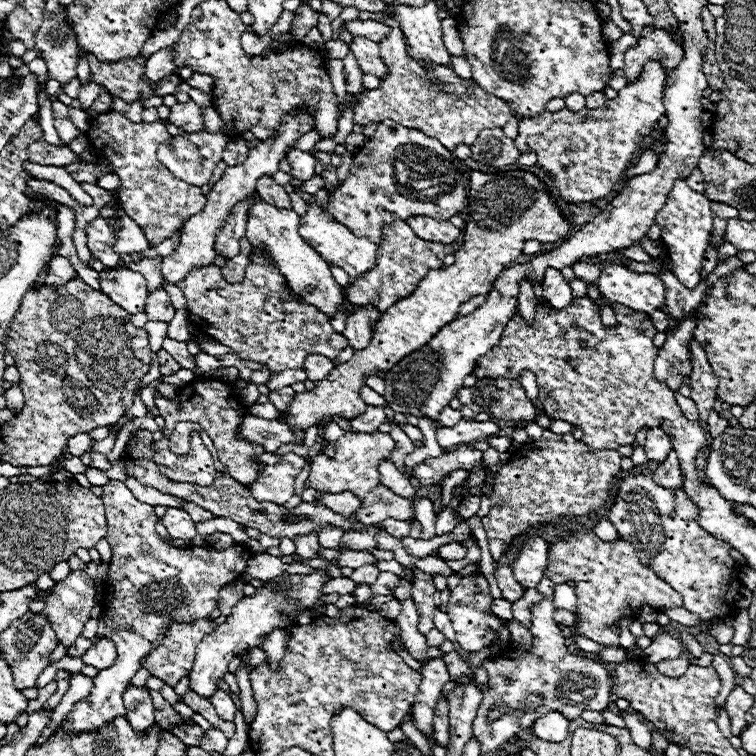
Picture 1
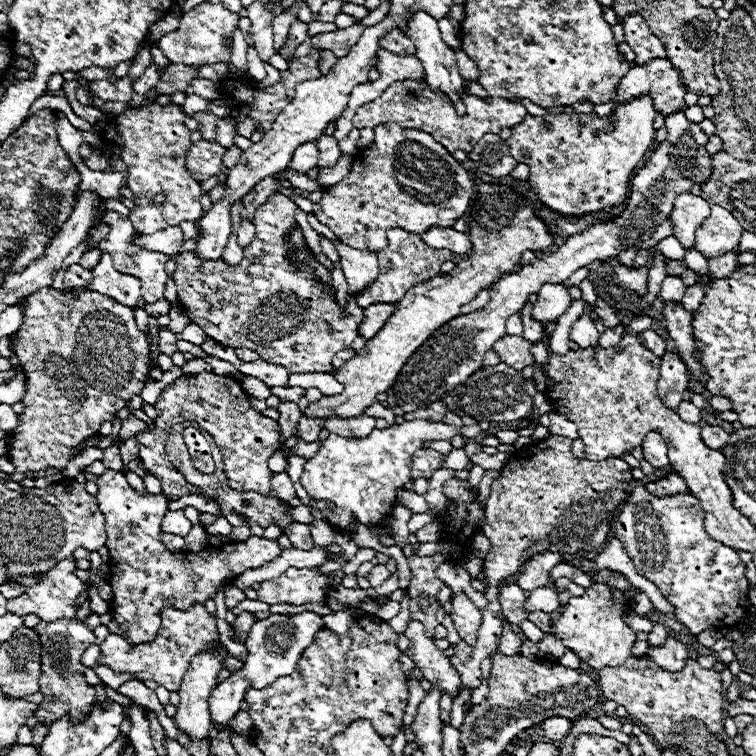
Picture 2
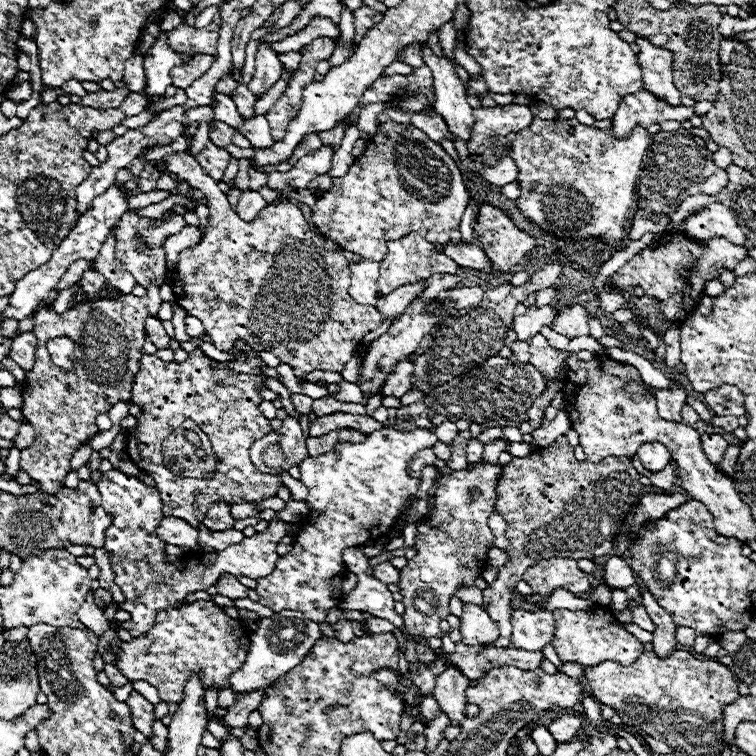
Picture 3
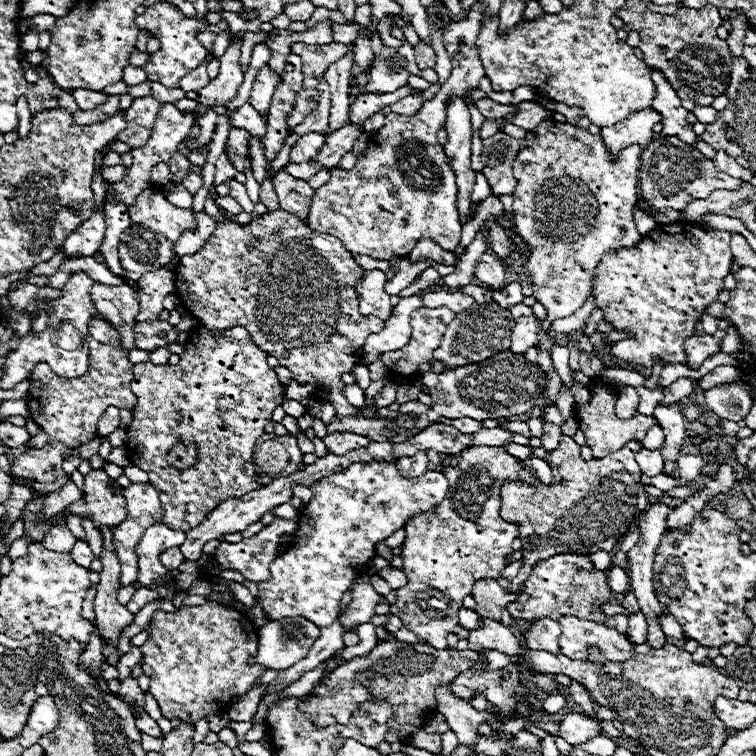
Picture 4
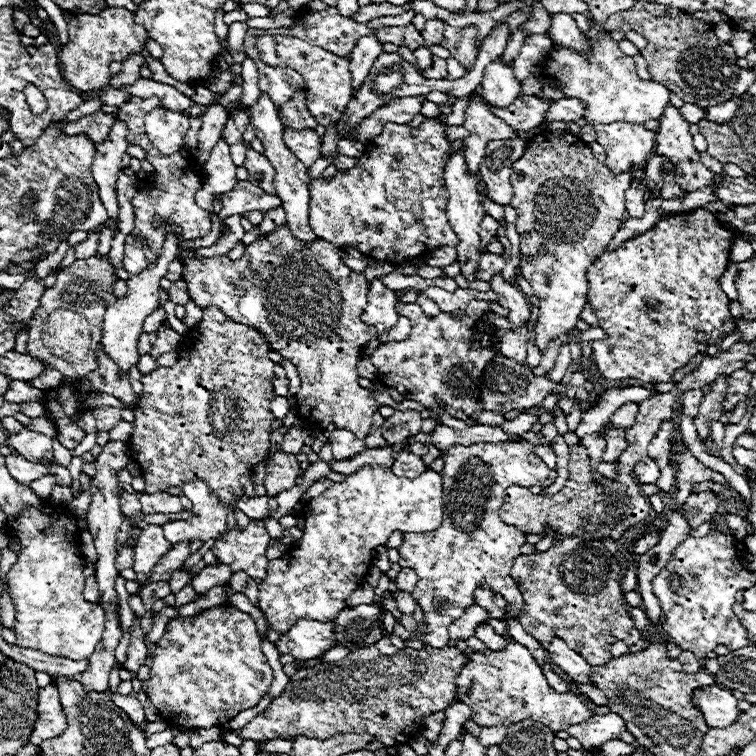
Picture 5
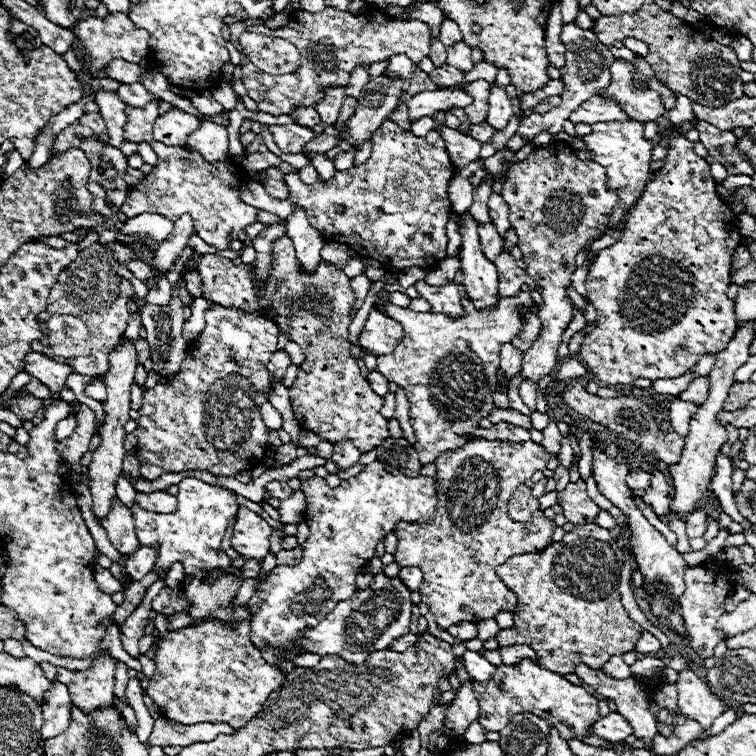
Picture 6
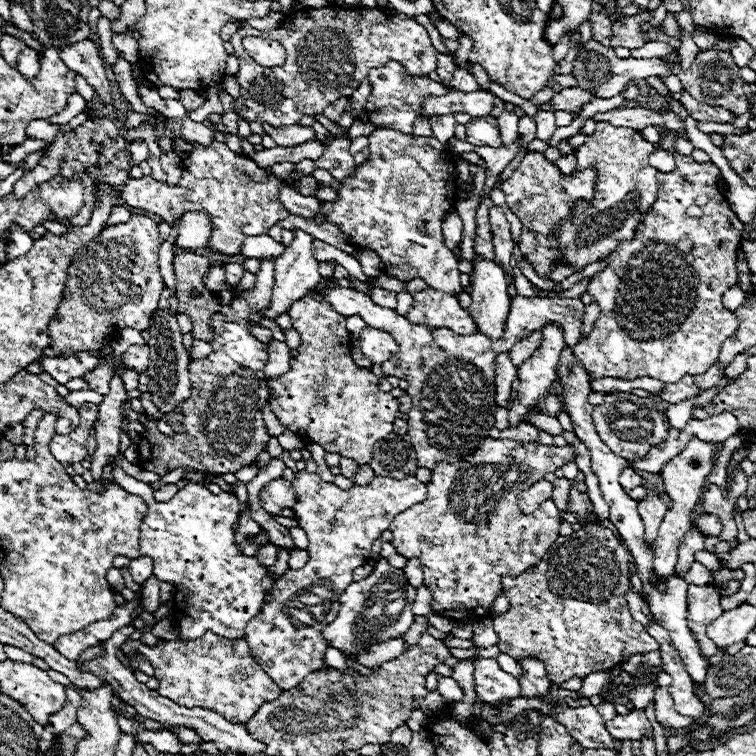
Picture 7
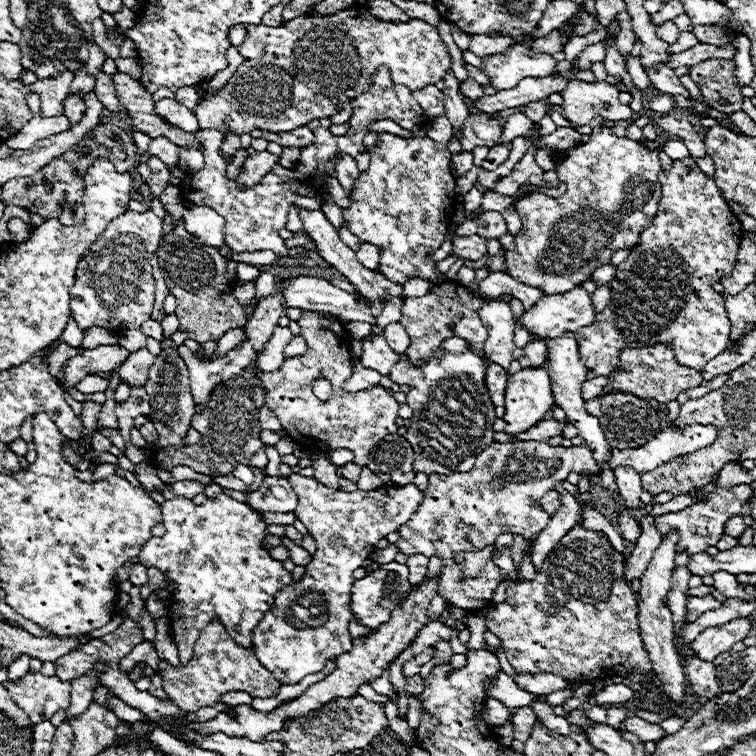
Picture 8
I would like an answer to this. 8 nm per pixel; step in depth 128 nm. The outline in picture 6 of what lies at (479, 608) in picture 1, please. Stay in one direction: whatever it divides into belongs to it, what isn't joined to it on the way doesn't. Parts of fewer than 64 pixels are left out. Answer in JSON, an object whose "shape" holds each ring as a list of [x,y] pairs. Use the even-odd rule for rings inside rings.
{"shape":[[[526,658],[514,666],[500,664],[490,680],[478,682],[472,680],[472,690],[480,706],[478,724],[488,732],[500,732],[510,724],[512,716],[520,712],[532,712],[546,720],[550,726],[556,726],[564,740],[578,738],[580,734],[588,736],[588,728],[600,718],[598,700],[586,692],[582,686],[570,684],[564,676],[540,668],[534,660]]]}

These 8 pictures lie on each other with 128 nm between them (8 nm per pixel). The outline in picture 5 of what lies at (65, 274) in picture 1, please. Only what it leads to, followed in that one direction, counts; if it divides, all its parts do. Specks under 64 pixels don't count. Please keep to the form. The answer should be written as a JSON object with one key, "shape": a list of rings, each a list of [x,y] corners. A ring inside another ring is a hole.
{"shape":[[[170,234],[162,246],[162,254],[156,260],[158,264],[152,264],[150,268],[146,268],[144,272],[140,272],[138,276],[130,278],[126,282],[128,292],[124,298],[116,298],[112,304],[108,304],[106,314],[104,314],[104,322],[102,322],[102,344],[106,354],[120,366],[120,370],[128,372],[130,366],[134,366],[140,358],[136,344],[138,344],[138,336],[142,334],[142,324],[144,318],[152,314],[152,310],[158,306],[158,288],[160,288],[160,278],[166,276],[166,268],[168,264],[176,258],[178,252],[178,238],[174,234]]]}

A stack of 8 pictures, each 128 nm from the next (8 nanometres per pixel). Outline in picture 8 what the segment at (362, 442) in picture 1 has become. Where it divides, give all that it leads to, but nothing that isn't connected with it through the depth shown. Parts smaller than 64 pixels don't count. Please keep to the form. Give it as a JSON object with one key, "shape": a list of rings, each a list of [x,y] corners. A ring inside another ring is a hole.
{"shape":[[[292,474],[288,480],[300,500],[294,514],[316,540],[316,552],[306,566],[306,574],[276,592],[272,608],[252,630],[252,650],[276,680],[282,684],[296,684],[304,676],[320,672],[328,658],[352,650],[352,638],[348,634],[348,622],[352,618],[352,572],[364,566],[364,560],[380,538],[396,532],[412,518],[418,504],[422,504],[424,494],[414,482],[408,482],[406,486],[384,484],[370,492],[342,492],[300,474]]]}

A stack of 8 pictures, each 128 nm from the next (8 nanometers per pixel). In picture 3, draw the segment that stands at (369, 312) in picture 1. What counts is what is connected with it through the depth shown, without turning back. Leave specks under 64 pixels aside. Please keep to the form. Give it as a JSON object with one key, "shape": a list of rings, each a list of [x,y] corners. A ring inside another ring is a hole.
{"shape":[[[418,282],[418,284],[406,284],[406,286],[400,286],[396,288],[396,292],[390,292],[388,296],[384,296],[378,304],[378,312],[382,318],[390,318],[390,320],[396,320],[398,316],[404,314],[406,306],[412,302],[412,298],[416,294],[420,294],[422,290],[426,290],[428,282]]]}

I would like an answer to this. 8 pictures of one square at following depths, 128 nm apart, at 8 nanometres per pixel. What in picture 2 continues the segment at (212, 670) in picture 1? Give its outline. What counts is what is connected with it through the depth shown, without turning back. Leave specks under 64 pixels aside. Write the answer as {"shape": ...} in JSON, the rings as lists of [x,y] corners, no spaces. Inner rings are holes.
{"shape":[[[242,612],[242,614],[238,614],[238,616],[236,616],[236,622],[232,624],[232,638],[234,638],[236,642],[244,644],[246,638],[248,638],[248,634],[250,634],[250,630],[252,630],[252,626],[254,626],[256,622],[258,622],[258,620],[254,618],[252,612]],[[200,652],[192,658],[188,672],[184,674],[182,686],[180,686],[180,704],[178,704],[178,712],[174,716],[174,722],[180,730],[188,732],[192,736],[192,740],[196,738],[206,738],[208,730],[210,730],[210,694],[212,690],[218,686],[218,674],[224,668],[224,656],[222,654],[210,654],[210,652]]]}

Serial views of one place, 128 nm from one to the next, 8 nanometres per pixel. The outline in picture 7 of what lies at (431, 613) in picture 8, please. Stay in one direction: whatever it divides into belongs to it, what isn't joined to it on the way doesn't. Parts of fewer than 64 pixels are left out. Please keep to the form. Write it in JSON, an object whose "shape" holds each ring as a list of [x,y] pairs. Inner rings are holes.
{"shape":[[[420,586],[417,588],[416,600],[414,600],[414,604],[412,604],[412,612],[418,616],[426,616],[426,614],[430,614],[432,610],[430,610],[430,592],[424,588],[424,586]]]}

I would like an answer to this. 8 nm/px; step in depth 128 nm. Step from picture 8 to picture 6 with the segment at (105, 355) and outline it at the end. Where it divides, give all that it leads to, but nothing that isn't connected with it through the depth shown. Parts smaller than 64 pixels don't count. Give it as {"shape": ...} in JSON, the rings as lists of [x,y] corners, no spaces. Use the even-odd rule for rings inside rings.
{"shape":[[[30,352],[26,356],[24,372],[28,372],[32,378],[38,378],[42,384],[46,384],[50,388],[50,394],[54,396],[64,390],[66,376],[72,374],[72,368],[56,360],[50,360],[40,352]]]}

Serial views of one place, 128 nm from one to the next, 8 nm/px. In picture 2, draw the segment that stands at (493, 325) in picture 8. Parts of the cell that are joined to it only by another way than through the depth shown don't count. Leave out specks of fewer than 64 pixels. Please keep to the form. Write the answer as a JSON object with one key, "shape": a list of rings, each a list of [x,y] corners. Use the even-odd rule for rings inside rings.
{"shape":[[[416,12],[414,16],[408,18],[408,24],[406,24],[406,32],[404,32],[416,46],[416,58],[422,62],[422,68],[424,68],[424,76],[426,76],[426,84],[430,84],[432,88],[440,88],[442,92],[446,92],[452,102],[454,102],[454,108],[458,108],[458,114],[464,114],[464,104],[458,100],[458,92],[462,92],[462,76],[460,76],[460,70],[458,70],[458,64],[456,64],[456,58],[454,58],[454,52],[452,48],[442,40],[442,34],[438,30],[438,24],[436,20],[426,14],[426,12]]]}

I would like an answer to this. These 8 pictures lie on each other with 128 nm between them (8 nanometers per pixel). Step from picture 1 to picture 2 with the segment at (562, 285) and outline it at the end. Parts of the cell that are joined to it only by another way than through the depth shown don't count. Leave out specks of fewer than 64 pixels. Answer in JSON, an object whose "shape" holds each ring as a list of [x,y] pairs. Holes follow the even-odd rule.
{"shape":[[[544,284],[538,292],[538,302],[532,308],[532,316],[540,322],[556,320],[570,306],[570,294],[562,284]]]}

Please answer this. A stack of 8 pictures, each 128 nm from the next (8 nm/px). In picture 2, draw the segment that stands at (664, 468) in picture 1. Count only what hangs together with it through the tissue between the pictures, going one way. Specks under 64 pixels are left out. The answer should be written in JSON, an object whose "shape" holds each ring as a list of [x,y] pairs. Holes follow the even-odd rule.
{"shape":[[[672,470],[666,478],[660,478],[658,482],[650,482],[646,484],[648,492],[654,494],[654,496],[666,496],[666,494],[684,494],[688,492],[686,488],[686,482],[678,476],[676,470]]]}

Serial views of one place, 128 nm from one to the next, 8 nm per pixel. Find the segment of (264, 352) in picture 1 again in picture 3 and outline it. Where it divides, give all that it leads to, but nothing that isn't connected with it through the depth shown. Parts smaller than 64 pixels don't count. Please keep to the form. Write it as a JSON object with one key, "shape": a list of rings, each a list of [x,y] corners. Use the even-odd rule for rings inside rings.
{"shape":[[[176,152],[166,156],[164,162],[168,172],[202,190],[210,208],[202,242],[196,248],[180,252],[178,264],[174,266],[172,286],[176,304],[204,324],[210,342],[222,352],[228,352],[236,340],[244,340],[252,350],[272,352],[282,364],[292,366],[298,378],[304,378],[314,370],[342,370],[358,344],[362,344],[364,334],[376,330],[382,324],[382,318],[378,310],[356,304],[350,298],[348,260],[340,254],[334,242],[316,230],[310,230],[300,208],[290,202],[268,204],[252,222],[244,222],[232,210],[227,195],[218,188],[216,180],[202,170],[194,156]]]}

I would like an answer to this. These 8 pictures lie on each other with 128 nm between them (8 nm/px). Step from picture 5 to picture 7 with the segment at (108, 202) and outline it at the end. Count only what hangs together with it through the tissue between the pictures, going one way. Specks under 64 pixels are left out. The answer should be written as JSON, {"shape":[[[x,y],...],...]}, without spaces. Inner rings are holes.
{"shape":[[[92,40],[68,44],[66,48],[58,48],[58,52],[60,52],[60,58],[64,60],[64,64],[68,64],[68,68],[82,74],[88,80],[88,84],[92,84],[92,88],[96,90],[102,104],[112,104],[110,82],[108,82],[108,76],[104,70],[104,62],[98,56],[98,48]]]}

